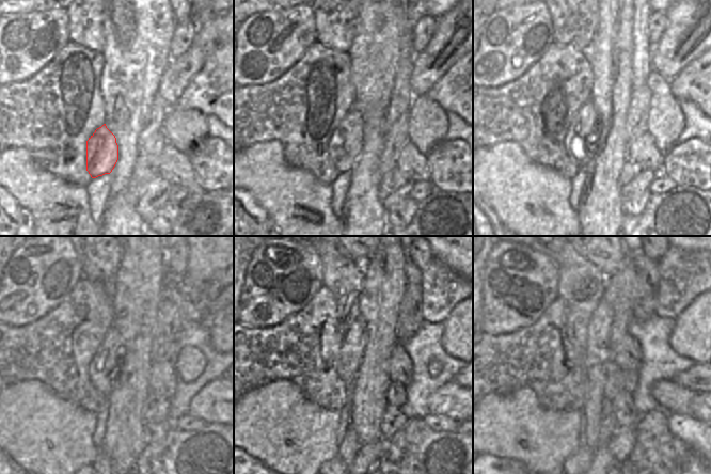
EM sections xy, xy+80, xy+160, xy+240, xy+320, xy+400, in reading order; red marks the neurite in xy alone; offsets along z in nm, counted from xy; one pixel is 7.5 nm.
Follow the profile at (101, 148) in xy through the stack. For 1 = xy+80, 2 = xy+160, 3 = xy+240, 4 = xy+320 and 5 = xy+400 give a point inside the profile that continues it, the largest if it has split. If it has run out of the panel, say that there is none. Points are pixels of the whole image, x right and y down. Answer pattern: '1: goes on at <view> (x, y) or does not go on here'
1: goes on at xy+80 (344, 146)
2: goes on at xy+160 (585, 119)
3: goes on at xy+240 (110, 350)
4: goes on at xy+320 (349, 358)
5: goes on at xy+400 (600, 325)

